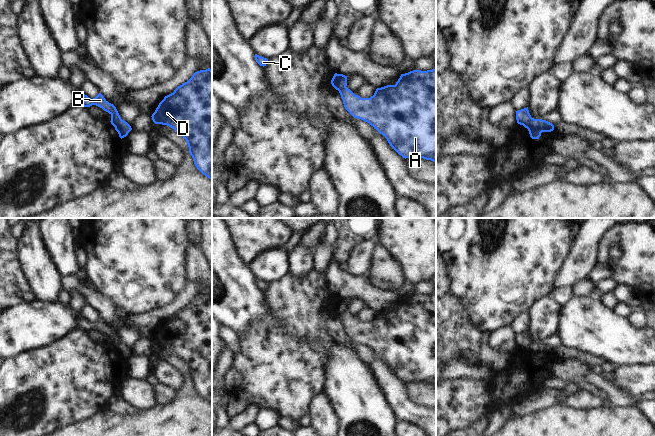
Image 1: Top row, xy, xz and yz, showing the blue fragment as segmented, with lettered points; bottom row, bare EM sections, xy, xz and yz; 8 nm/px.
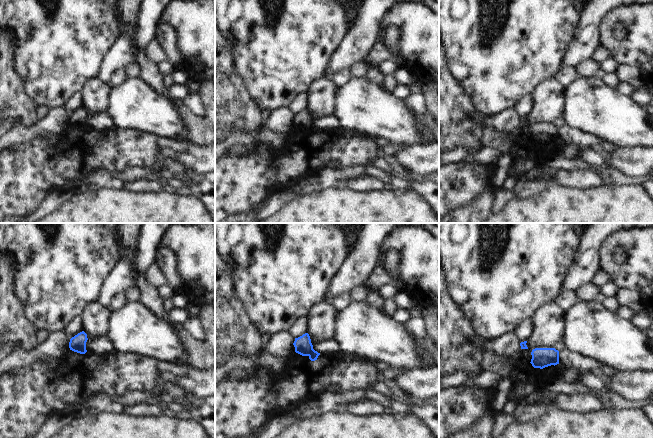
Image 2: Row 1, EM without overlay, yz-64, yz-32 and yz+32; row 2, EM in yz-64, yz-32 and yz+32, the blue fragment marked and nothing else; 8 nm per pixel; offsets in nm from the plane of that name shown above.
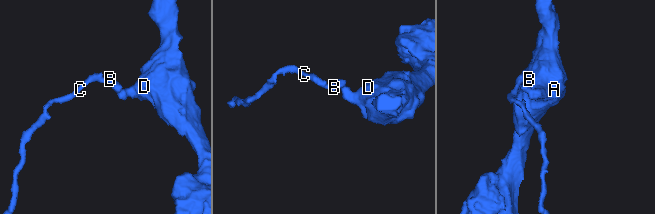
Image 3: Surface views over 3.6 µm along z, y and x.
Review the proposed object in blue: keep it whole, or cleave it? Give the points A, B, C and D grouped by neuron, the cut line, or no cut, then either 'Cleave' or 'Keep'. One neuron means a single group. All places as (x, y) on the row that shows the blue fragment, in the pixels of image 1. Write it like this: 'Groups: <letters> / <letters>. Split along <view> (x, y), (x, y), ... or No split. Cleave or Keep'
Groups: A D / B C. Split along yz (532, 118), (527, 128). Cleave.

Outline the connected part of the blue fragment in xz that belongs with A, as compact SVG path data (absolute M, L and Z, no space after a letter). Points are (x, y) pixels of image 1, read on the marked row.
M436 68L401 74L395 85L377 88L370 98L361 98L347 87L339 93L345 109L373 126L403 158L436 162Z

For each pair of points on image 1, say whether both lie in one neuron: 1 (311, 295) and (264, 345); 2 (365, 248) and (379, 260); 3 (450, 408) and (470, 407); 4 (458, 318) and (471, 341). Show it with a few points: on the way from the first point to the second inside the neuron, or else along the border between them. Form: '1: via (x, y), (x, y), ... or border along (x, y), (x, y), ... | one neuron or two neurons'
1: via (300, 310), (300, 319), (279, 340) | one neuron
2: border along (377, 241), (372, 252), (371, 265), (364, 274) | two neurons
3: via (455, 407), (465, 407) | one neuron
4: via (458, 324), (458, 328), (465, 335) | one neuron

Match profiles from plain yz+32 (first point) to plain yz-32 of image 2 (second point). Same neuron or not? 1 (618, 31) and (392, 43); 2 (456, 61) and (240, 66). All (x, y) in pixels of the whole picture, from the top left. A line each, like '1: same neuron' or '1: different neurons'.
1: same neuron
2: same neuron

